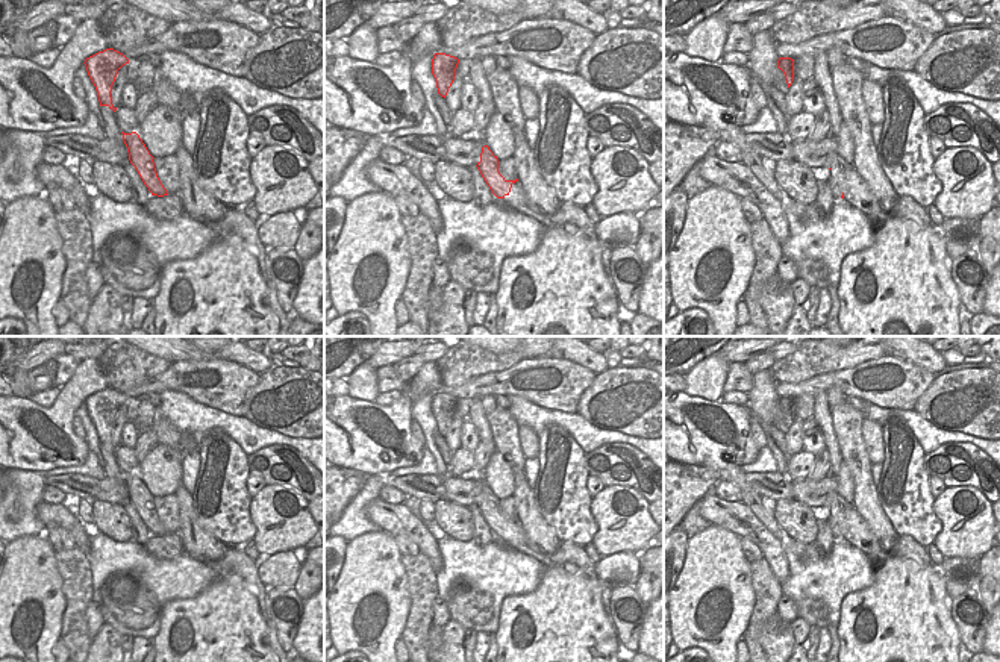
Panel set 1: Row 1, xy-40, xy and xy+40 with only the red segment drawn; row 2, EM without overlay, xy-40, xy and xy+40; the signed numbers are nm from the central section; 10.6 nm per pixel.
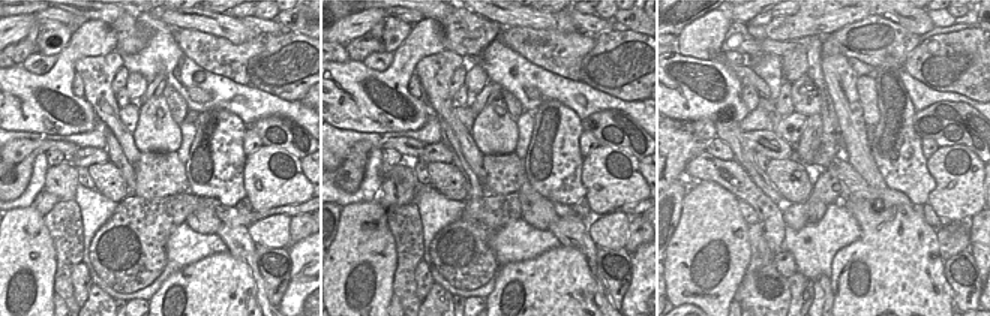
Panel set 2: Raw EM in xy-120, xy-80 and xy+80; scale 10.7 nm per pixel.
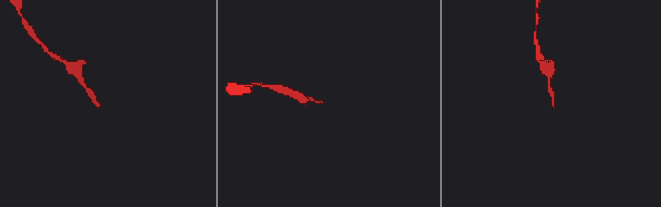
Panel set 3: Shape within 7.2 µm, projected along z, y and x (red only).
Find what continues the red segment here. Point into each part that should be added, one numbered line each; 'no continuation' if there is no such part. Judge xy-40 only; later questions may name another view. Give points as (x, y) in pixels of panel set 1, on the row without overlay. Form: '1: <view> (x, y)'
no continuation

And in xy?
1: xy (568, 552)

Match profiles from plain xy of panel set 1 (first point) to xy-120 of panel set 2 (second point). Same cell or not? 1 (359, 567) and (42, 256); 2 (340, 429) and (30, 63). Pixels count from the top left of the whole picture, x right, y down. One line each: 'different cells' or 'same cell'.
1: same cell
2: different cells

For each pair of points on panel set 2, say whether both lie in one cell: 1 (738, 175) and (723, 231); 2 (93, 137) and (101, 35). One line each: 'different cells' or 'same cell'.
1: different cells
2: different cells

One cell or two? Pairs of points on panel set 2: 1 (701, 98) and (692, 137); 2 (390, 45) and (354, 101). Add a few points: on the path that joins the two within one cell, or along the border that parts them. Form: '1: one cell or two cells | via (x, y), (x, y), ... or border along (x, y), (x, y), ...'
1: two cells | border along (672, 117), (683, 120), (708, 119), (714, 125)
2: two cells | border along (414, 24), (408, 36), (393, 53)

